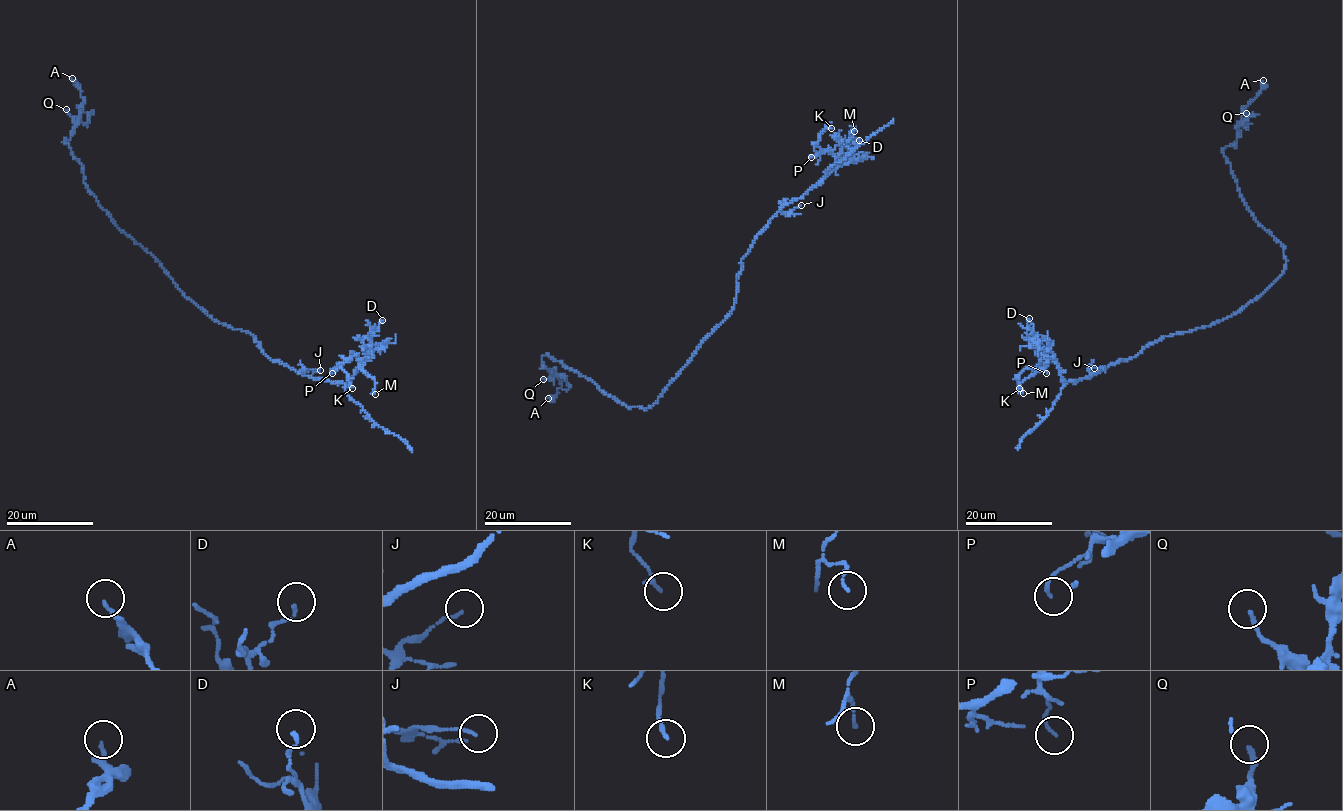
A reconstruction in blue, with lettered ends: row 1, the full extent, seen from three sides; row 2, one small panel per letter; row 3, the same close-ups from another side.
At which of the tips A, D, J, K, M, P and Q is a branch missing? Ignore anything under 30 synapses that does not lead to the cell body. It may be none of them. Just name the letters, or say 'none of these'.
none of these

